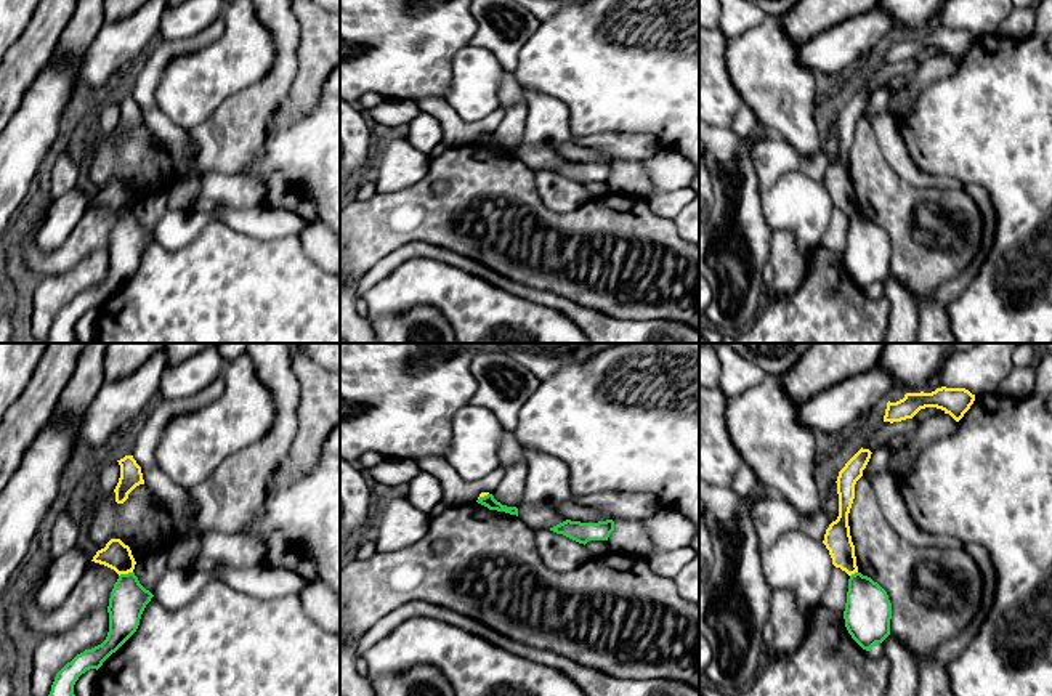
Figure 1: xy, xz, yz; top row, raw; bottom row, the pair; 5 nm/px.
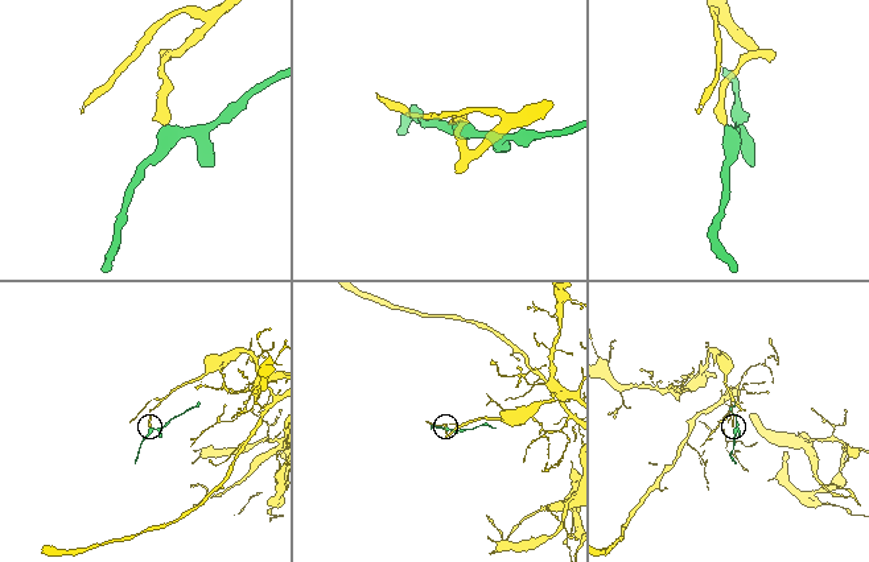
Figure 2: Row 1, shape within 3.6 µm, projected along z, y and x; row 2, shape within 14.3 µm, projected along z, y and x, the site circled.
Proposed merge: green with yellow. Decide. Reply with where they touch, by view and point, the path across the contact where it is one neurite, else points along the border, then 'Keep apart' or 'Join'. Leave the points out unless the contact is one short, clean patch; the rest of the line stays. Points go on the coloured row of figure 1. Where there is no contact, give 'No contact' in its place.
Touches green at xy (125, 574). Boundary: xy (132, 571), (119, 576). Keep apart

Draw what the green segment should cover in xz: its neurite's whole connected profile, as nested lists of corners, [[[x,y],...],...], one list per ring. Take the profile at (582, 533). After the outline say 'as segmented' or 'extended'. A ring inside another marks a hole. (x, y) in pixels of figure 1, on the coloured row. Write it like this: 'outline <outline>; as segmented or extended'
outline [[[566,520],[550,528],[550,531],[585,545],[589,540],[608,540],[609,534],[614,531],[614,521],[581,523]]]; as segmented

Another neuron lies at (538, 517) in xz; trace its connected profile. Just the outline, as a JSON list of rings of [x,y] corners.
[[[547,504],[539,505],[520,505],[518,516],[534,531],[550,529],[568,518],[564,518],[558,508]]]

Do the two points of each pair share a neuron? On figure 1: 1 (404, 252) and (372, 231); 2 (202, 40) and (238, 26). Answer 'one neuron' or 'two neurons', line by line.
1: two neurons
2: two neurons

